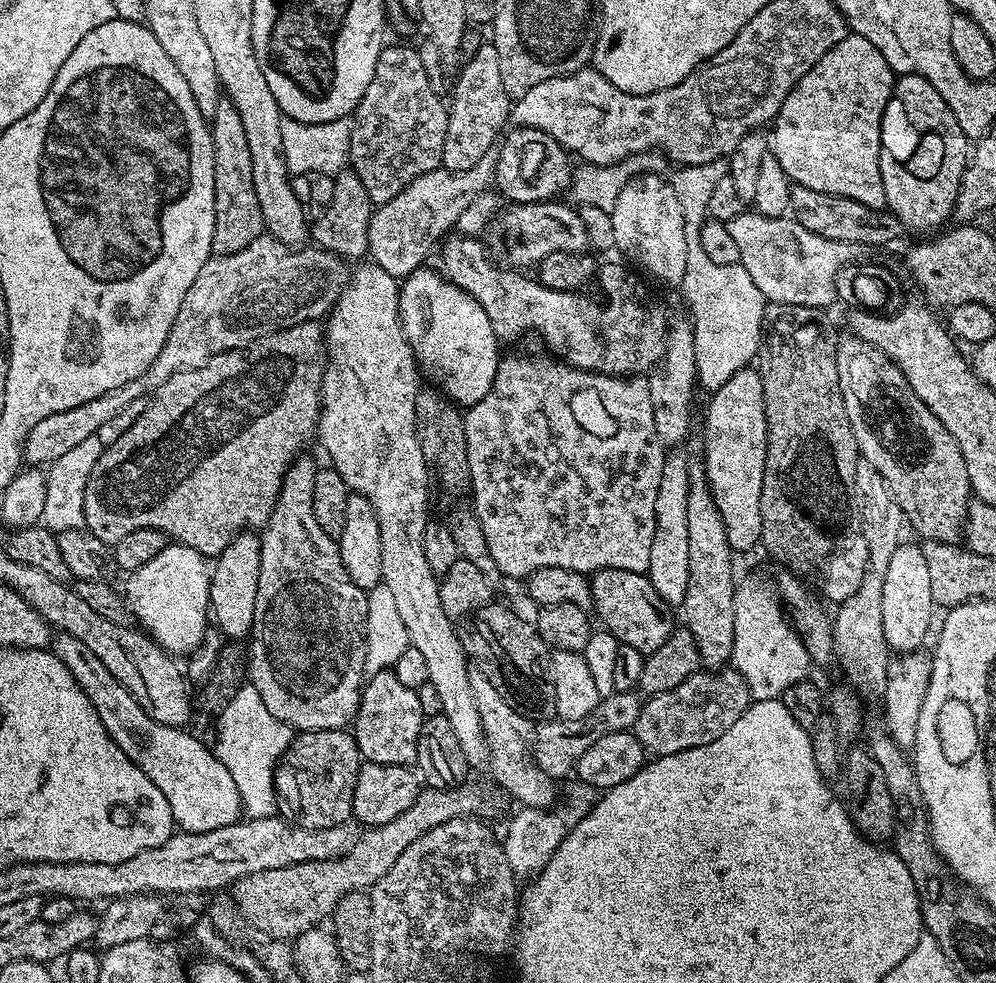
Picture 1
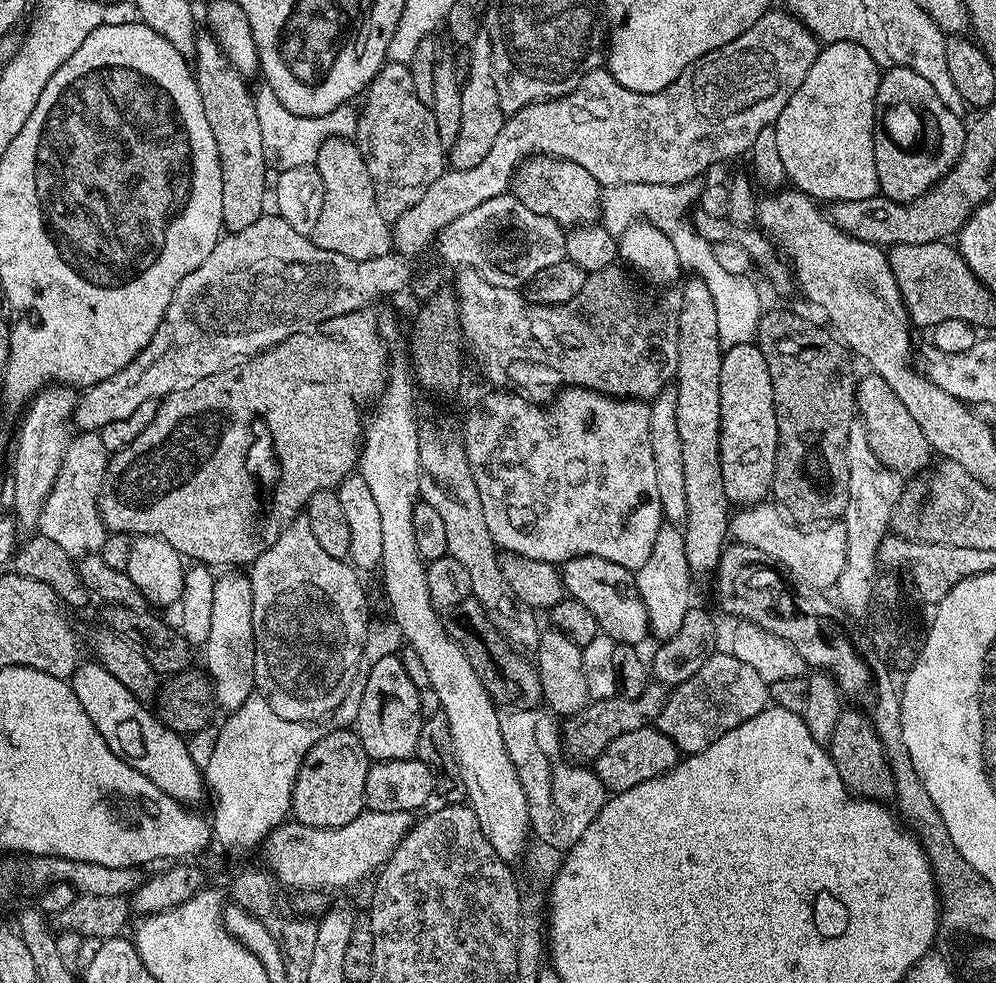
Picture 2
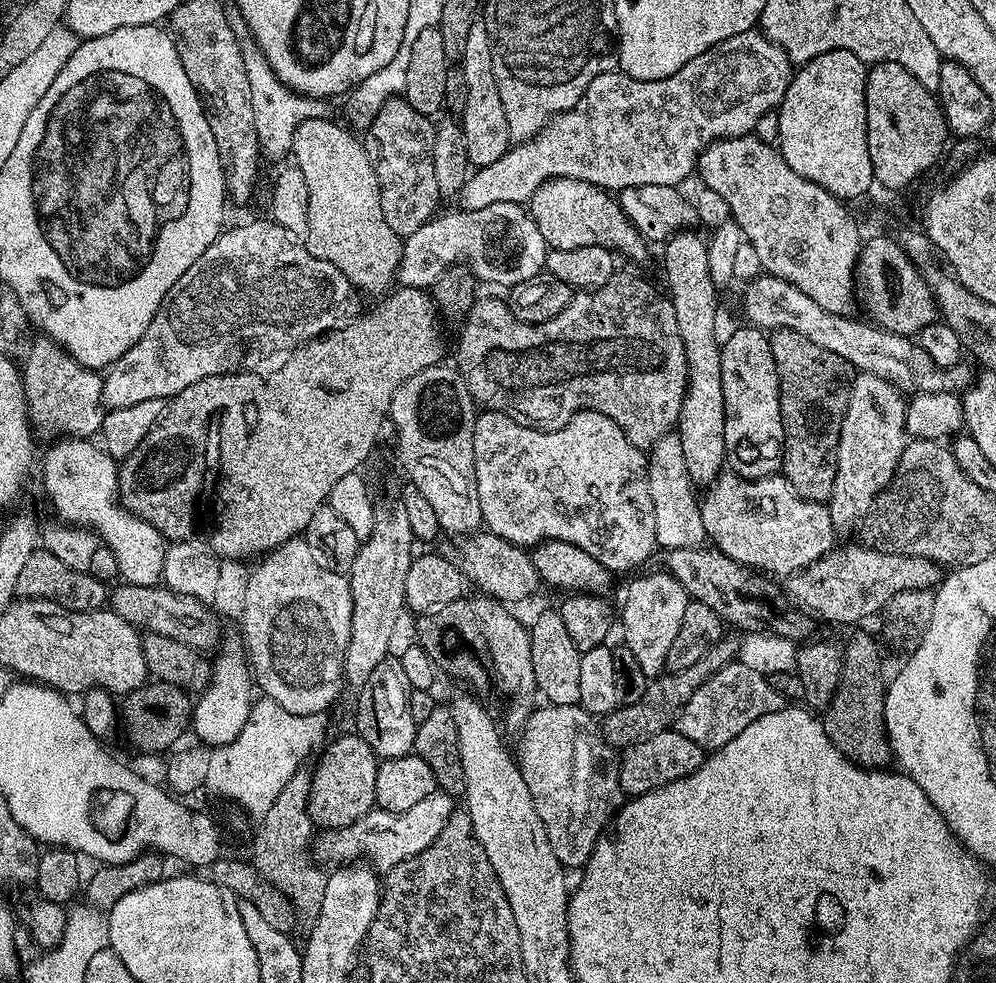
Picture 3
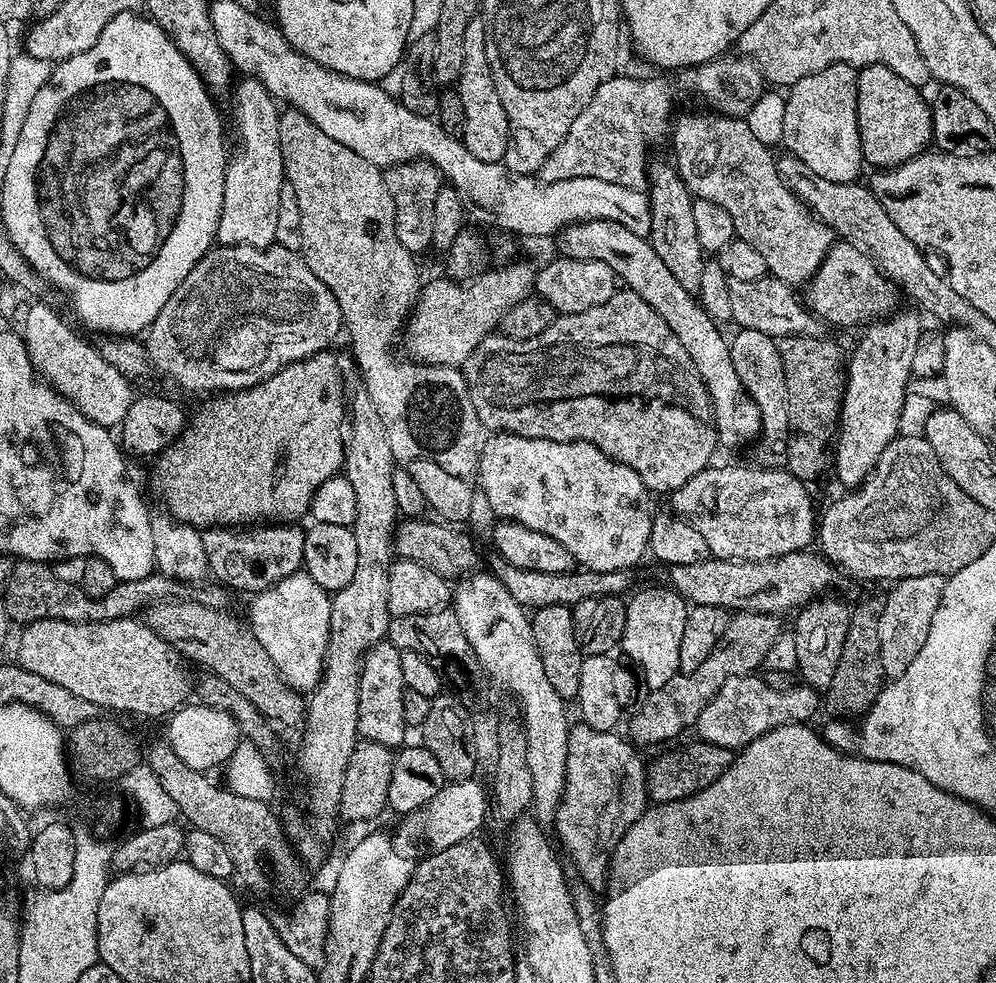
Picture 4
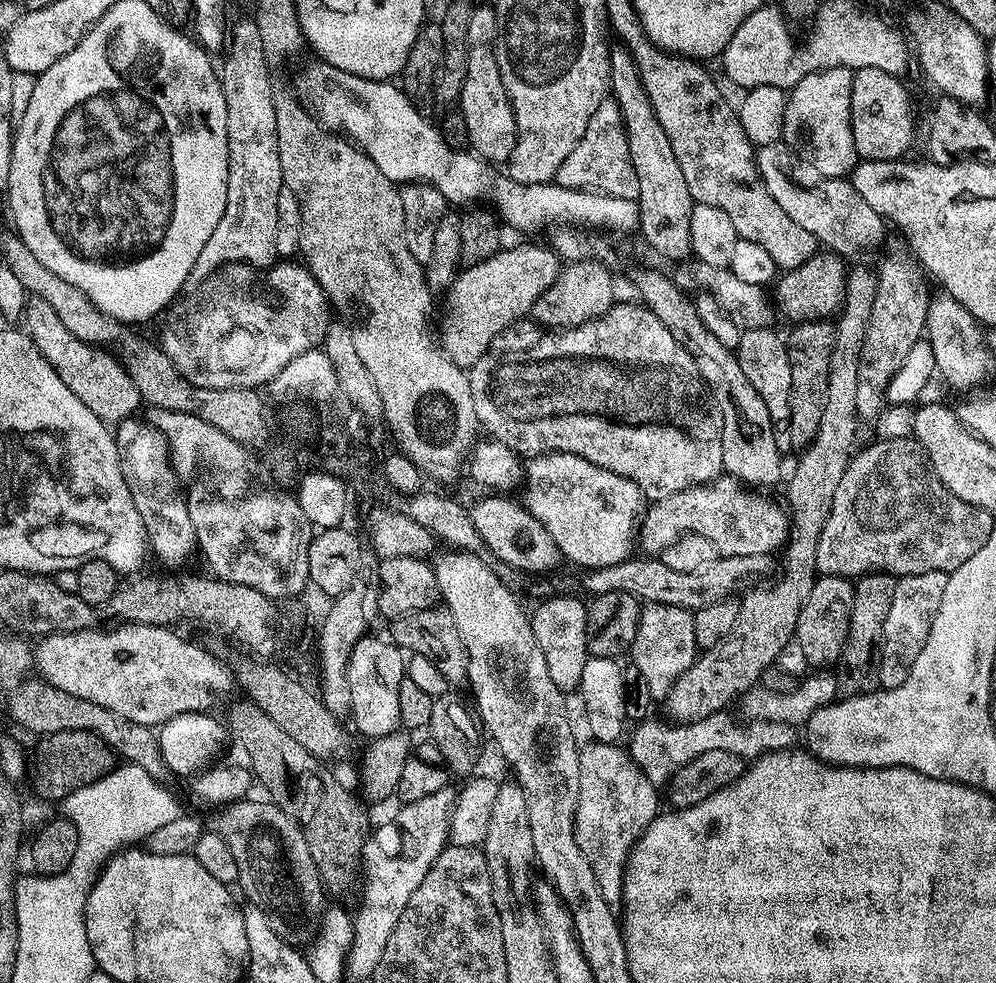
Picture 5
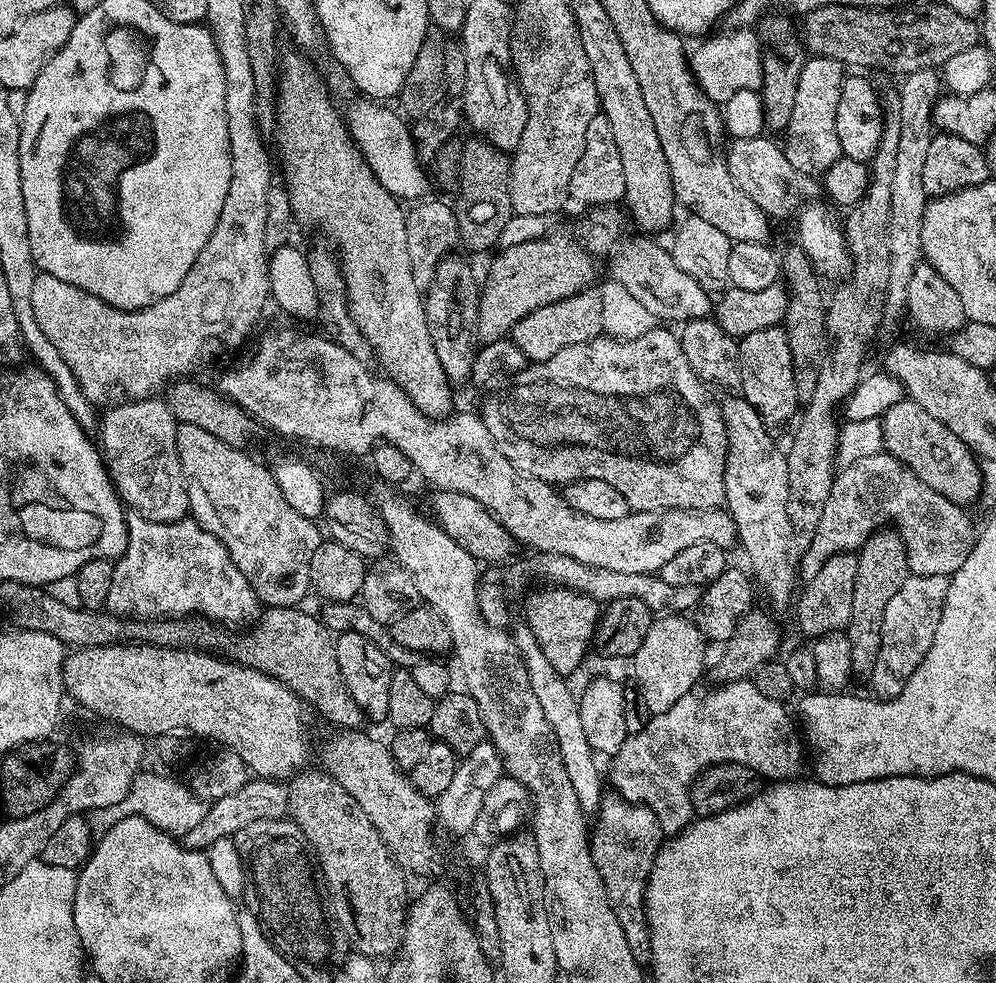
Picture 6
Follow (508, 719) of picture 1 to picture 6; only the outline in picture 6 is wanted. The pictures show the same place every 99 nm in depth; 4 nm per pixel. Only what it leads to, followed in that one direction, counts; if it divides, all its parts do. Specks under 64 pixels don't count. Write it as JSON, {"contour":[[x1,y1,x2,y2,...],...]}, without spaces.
{"contour":[[615,794,605,795,600,801,600,809,595,813,594,820,596,825,594,822,590,828,592,857,614,910,614,918,618,918,618,926,622,926,622,934,626,934,626,946,630,946,630,954,634,954,642,966,651,965,652,951,644,895,654,858,662,843,660,823,649,808,629,804]]}

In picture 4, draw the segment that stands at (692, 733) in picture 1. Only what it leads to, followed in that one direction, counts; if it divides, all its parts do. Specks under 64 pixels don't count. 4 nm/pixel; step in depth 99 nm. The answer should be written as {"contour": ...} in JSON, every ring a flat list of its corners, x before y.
{"contour":[[759,675,735,676,725,682,722,690,718,690,718,694,714,694,714,698,710,698,706,710,702,710,698,714,694,732,706,744,739,750,746,747,750,742,754,742,754,738,758,738,778,726,783,724,803,724,811,721,811,716,819,708,822,708,821,693,803,682,793,683,790,690,774,690,771,686,766,686,766,682]]}

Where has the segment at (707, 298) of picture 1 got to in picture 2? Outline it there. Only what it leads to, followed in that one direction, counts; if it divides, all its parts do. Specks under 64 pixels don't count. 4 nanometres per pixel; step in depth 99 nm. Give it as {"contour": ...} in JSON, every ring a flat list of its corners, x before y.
{"contour":[[692,182,687,184,624,184,624,192,628,192,628,196,640,196,640,200,644,200,644,208,652,212,650,221,665,232,674,244,676,256,683,271,696,275,707,284,717,311,721,347,727,350,736,345,751,343,756,337,757,326,760,325,760,319,764,313,760,294,751,281,751,277,727,273,715,261,709,241,697,234,695,228,685,219,697,199,697,185]]}

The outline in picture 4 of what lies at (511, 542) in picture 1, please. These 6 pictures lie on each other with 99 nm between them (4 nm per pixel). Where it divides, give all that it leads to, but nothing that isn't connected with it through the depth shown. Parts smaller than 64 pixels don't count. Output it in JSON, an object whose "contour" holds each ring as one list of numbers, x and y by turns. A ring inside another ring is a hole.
{"contour":[[497,432,489,435,481,443,480,446,480,467,478,469,478,484,482,489,482,500,492,507,492,512,496,518,500,520,511,520,514,524,522,526,530,526,530,530,538,530,542,534,550,534,550,538,554,538,558,542,562,542,562,546,566,546,566,550,570,550,570,554,576,560,577,565,583,566,589,572,598,572,609,568,631,568,637,567,643,556,648,552,648,539,652,533,652,518,654,509,648,499,650,493,647,486,642,482,642,478,634,470,630,470,628,464,623,464,611,458,592,443,591,440,571,440,570,442,560,442,558,440,543,440,542,438,530,438,529,436,519,436,513,432],[670,586,664,588,644,588,633,591,627,597,626,630,620,639,619,647,629,661,637,664,646,674,649,689,666,686,670,678,680,671,680,647,682,630,686,630,689,603]]}

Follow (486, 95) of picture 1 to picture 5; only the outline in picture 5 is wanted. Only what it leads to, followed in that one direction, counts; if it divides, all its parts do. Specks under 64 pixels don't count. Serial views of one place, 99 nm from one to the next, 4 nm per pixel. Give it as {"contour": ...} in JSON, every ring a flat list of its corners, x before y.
{"contour":[[491,3,473,7,470,14,466,82,458,101,458,110,466,118,466,130,471,151,493,166,503,165,516,145,516,115,510,98,502,86,496,61,496,10]]}

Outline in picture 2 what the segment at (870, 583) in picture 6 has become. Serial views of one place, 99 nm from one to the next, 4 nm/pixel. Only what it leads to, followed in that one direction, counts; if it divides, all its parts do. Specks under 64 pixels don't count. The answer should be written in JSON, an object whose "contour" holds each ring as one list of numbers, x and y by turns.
{"contour":[[844,710,835,723,833,737,826,745,828,753,832,755,834,766,838,766,838,774,842,782,847,786,848,791,857,798,863,798,865,801,888,800,895,797,894,774,888,765,888,756,884,753,884,743,878,738,876,727,870,723,867,716,859,710]]}

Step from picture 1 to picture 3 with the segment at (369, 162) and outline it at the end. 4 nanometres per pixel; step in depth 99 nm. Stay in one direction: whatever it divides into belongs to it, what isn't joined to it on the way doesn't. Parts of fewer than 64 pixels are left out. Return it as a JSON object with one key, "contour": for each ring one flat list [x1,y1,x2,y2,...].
{"contour":[[393,98,380,109,366,129,368,156,378,178,382,215,394,234,401,238,414,234,418,226,437,215,436,203,442,200,434,179,434,138,436,124,403,98]]}

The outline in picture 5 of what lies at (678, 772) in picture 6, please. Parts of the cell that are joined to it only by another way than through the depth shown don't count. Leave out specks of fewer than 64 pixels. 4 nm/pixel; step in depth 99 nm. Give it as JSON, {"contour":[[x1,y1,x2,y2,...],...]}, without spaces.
{"contour":[[728,710,715,712,701,720,687,722,657,718,641,720,633,727,636,729,632,732,632,741,626,744,626,751,651,784,663,786,671,781,679,768,698,758,698,754,706,754,706,750,730,750,730,754,759,758,767,752,782,752,795,745,792,743,796,740,797,729,793,725,763,718,739,720,730,713]]}

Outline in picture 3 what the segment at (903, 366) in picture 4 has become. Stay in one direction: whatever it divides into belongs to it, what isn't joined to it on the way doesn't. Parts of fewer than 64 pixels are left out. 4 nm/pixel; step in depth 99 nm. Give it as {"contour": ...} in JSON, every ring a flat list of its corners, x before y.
{"contour":[[860,372,853,379,836,451,834,490,826,501,837,537,850,535,859,526,860,519,862,524,880,493,892,481,906,443,905,407,905,393,886,378,873,372]]}

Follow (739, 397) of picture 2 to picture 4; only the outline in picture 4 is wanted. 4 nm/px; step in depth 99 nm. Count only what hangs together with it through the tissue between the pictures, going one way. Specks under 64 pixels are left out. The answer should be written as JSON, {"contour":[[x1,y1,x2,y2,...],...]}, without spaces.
{"contour":[[740,328,737,333,730,340,730,358,734,358,734,370,738,370,742,386,760,407,763,420,762,431,755,445,755,463,765,468,774,468,783,465,788,455,788,395,784,385,780,345,773,337,762,334,762,330]]}

